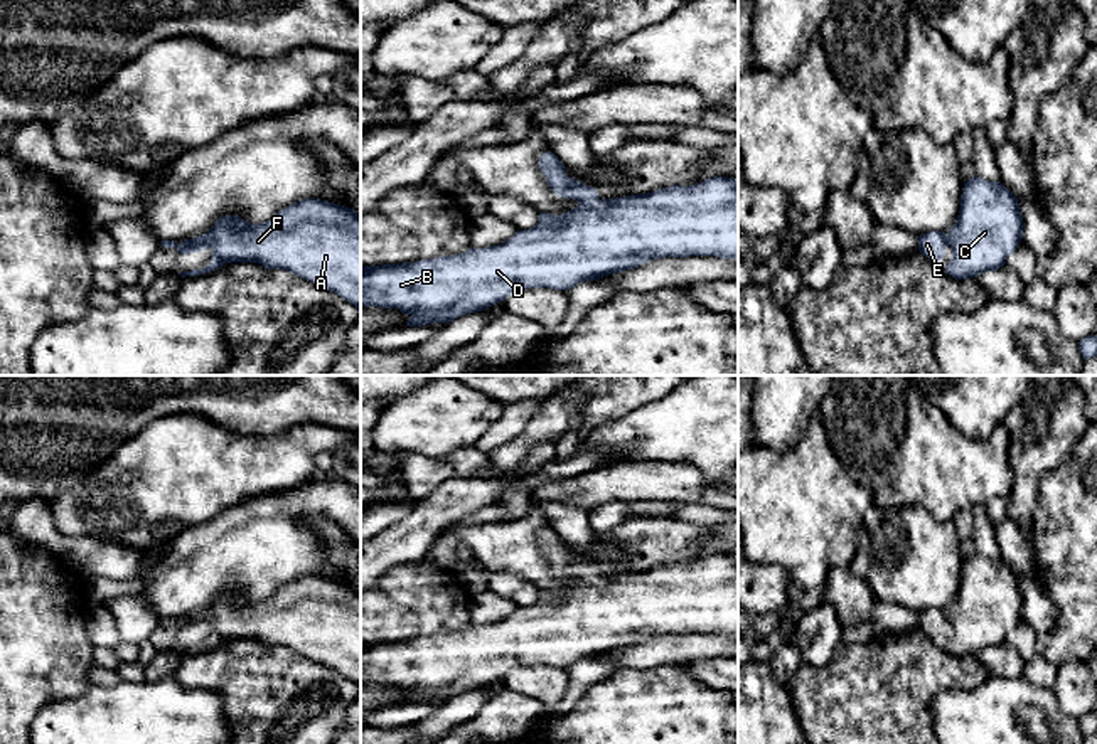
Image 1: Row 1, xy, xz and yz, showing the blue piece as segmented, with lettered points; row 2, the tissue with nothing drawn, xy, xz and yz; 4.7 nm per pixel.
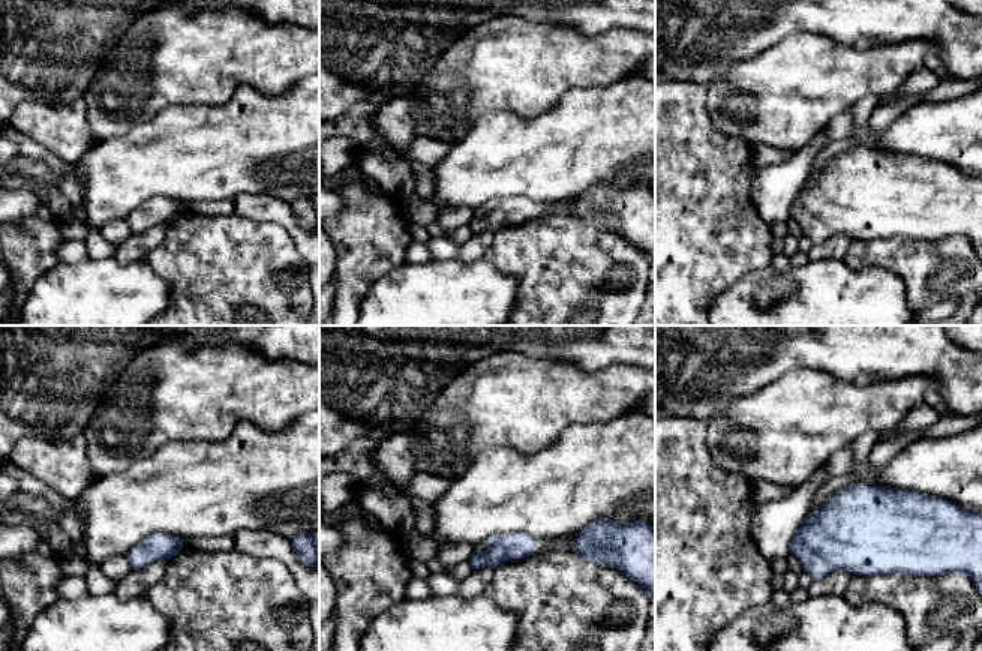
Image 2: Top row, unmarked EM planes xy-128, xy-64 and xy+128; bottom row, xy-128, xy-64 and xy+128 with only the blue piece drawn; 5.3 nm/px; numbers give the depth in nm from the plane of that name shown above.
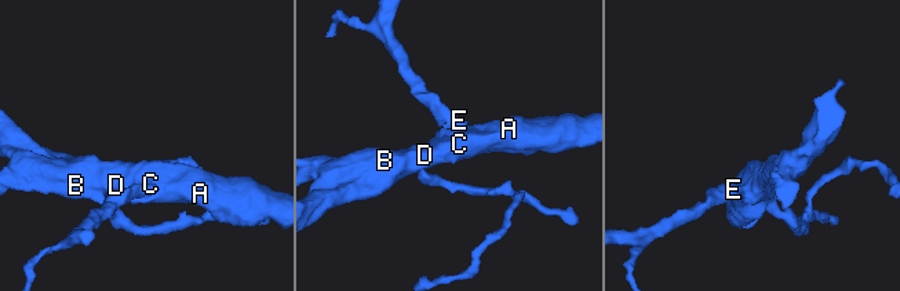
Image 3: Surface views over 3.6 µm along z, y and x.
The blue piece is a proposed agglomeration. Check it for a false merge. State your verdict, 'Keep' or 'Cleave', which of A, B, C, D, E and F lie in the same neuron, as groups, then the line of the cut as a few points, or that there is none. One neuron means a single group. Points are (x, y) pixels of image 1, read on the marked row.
Keep. Groups: A B C D E F. No split

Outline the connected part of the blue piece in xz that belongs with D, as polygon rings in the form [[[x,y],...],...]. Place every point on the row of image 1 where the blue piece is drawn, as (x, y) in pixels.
[[[553,151],[539,158],[539,168],[556,195],[580,205],[566,214],[539,212],[532,229],[517,231],[499,246],[470,247],[455,256],[440,256],[403,264],[361,268],[361,305],[398,308],[409,315],[406,327],[450,323],[467,313],[506,301],[514,290],[565,290],[652,259],[716,256],[738,259],[738,180],[713,177],[696,185],[672,185],[647,194],[602,199],[597,190],[566,175]]]

